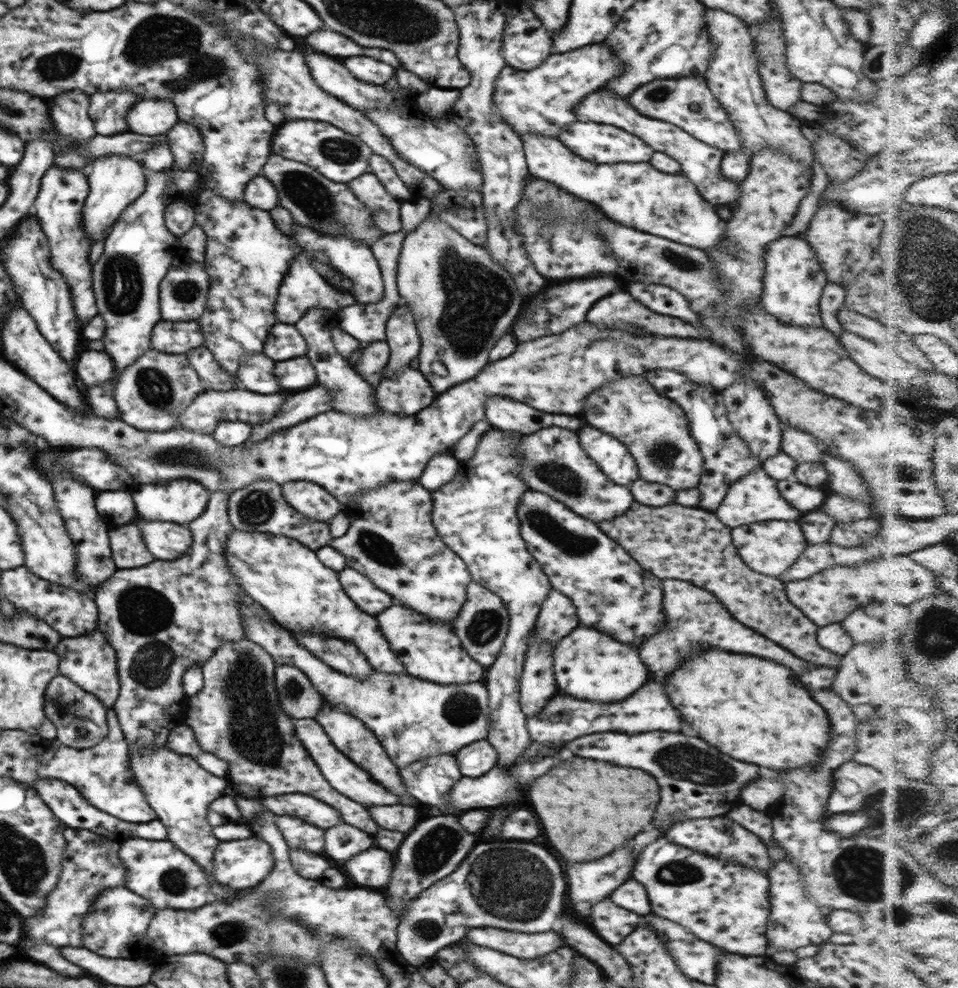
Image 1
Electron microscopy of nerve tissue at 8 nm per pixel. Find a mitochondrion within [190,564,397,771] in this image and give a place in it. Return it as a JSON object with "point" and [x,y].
{"point":[294,687]}

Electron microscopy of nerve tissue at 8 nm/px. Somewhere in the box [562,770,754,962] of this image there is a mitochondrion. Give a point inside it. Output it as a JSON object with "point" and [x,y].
{"point":[679,872]}

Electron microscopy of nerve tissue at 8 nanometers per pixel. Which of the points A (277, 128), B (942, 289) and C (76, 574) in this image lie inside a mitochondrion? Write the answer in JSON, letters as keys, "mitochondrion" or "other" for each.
{"A":"other","B":"mitochondrion","C":"other"}

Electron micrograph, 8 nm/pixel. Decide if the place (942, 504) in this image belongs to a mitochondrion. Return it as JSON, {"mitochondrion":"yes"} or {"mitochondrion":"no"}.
{"mitochondrion":"no"}

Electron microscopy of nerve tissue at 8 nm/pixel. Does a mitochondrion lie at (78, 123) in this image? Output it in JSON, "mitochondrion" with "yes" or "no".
{"mitochondrion":"no"}

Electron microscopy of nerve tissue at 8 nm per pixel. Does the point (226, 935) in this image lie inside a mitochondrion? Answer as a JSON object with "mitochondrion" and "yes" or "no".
{"mitochondrion":"yes"}

